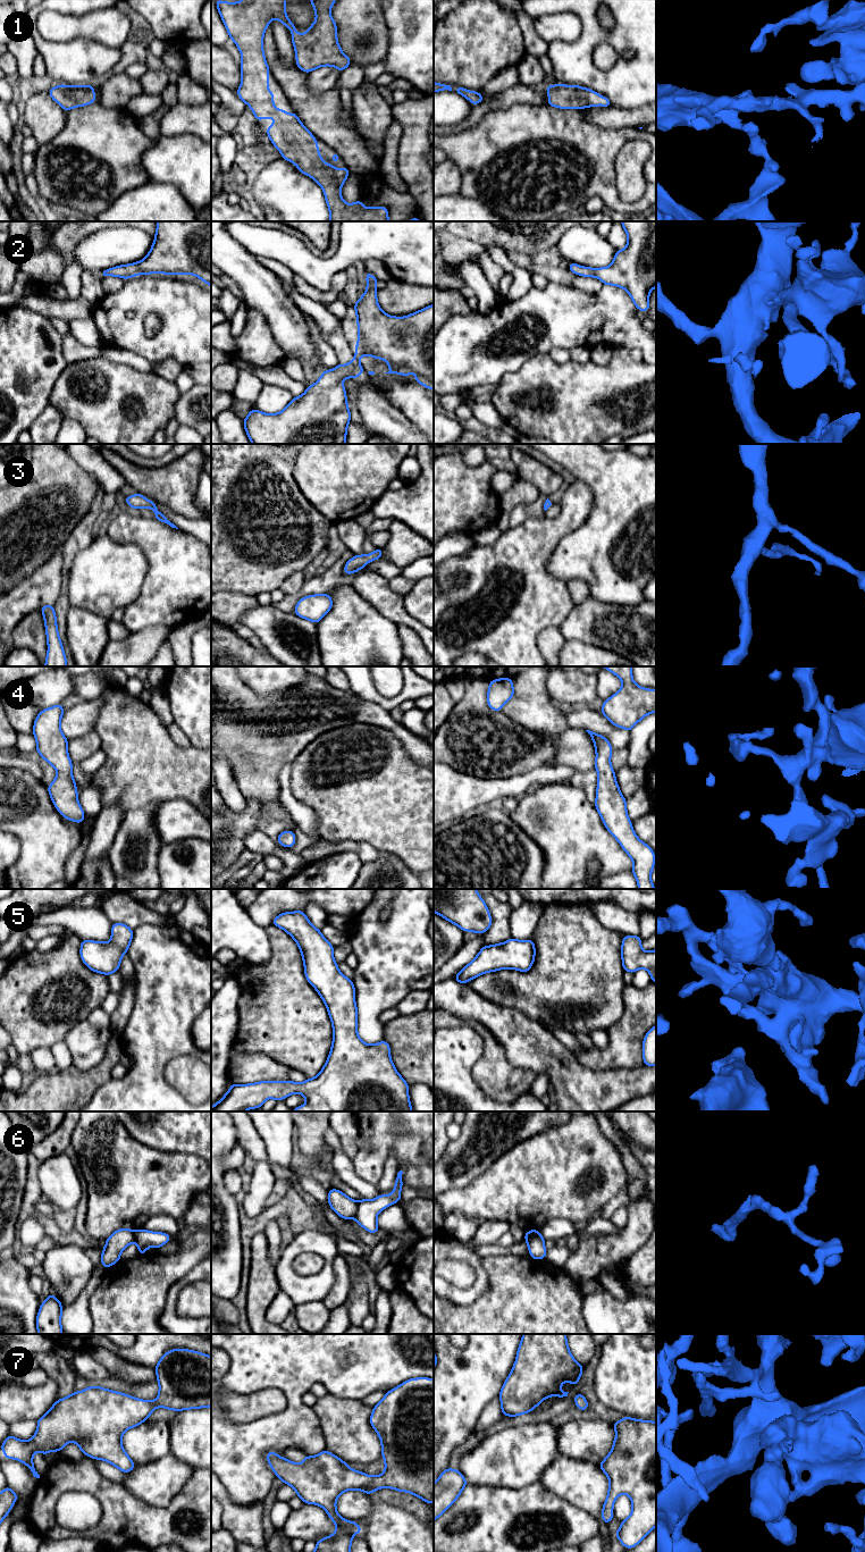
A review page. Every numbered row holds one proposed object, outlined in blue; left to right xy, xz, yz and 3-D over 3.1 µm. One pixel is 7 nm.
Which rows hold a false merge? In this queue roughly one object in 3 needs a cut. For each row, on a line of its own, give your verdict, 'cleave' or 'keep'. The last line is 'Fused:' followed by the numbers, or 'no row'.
1: keep
2: keep
3: keep
4: keep
5: keep
6: cleave
7: keep
Fused: 6

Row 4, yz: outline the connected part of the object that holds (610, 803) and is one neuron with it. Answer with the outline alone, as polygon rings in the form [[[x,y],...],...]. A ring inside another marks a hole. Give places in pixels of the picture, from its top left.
[[[586,730],[595,745],[597,770],[597,791],[595,806],[605,828],[619,841],[623,850],[633,862],[633,873],[638,889],[655,889],[652,882],[652,871],[655,865],[654,850],[643,842],[635,833],[627,813],[627,800],[622,796],[611,766],[613,748],[608,740],[590,730]]]

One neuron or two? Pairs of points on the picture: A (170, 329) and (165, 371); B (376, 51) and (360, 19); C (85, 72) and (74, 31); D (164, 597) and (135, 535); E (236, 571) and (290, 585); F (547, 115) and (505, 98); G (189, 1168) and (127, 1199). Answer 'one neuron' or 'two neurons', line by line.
A: two neurons
B: one neuron
C: two neurons
D: one neuron
E: two neurons
F: two neurons
G: one neuron

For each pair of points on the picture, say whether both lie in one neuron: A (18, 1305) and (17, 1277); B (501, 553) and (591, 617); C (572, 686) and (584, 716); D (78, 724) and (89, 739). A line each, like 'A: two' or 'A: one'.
A: one
B: two
C: two
D: two

